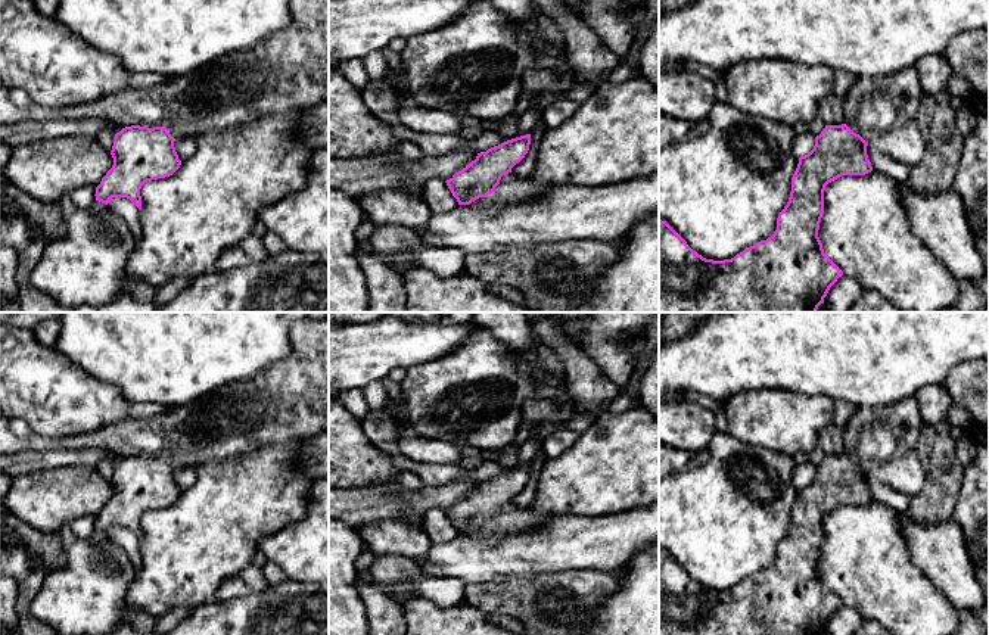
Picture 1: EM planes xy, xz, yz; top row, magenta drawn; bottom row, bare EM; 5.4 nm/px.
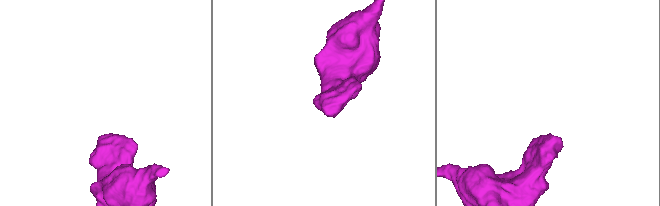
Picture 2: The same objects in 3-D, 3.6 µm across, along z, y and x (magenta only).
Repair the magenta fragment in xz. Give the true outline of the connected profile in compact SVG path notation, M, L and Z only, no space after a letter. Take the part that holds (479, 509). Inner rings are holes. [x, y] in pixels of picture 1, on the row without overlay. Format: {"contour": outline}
{"contour": "M526 464L478 483L475 491L445 511L458 535L492 525L501 507L525 488L529 474L531 464Z"}

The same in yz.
{"contour": "M846 454L825 455L814 479L799 488L787 535L777 560L766 570L746 578L731 589L706 589L666 552L659 550L659 635L821 635L843 601L824 583L818 567L825 516L842 505L873 501L868 471Z"}

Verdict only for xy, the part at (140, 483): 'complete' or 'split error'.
complete

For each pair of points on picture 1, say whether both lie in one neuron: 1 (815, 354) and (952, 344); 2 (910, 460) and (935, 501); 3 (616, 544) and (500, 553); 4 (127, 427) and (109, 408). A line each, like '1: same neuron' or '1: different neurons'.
1: same neuron
2: different neurons
3: same neuron
4: different neurons

